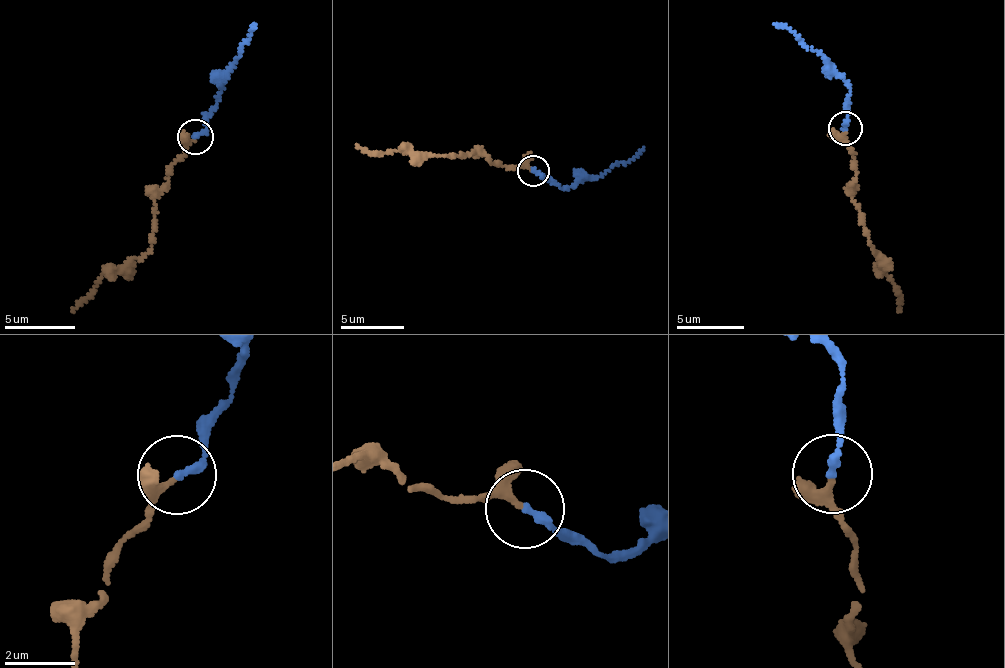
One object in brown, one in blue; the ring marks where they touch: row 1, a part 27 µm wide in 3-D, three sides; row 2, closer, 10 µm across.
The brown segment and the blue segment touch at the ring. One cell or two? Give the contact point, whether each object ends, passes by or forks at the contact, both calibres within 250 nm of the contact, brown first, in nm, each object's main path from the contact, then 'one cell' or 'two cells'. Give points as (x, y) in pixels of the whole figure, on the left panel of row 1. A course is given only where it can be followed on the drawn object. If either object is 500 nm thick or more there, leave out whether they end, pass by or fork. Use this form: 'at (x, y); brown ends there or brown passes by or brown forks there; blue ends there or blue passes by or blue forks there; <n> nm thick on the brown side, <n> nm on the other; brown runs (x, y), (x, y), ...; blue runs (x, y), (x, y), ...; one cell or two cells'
at (195, 136); brown passes by; blue ends there; 150 nm thick on the brown side, 240 nm on the other; brown runs (195, 137), (171, 167), (168, 184), (154, 200), (153, 241), (145, 253), (109, 270), (81, 305), (72, 311); blue runs (195, 137), (207, 127), (254, 24); one cell

